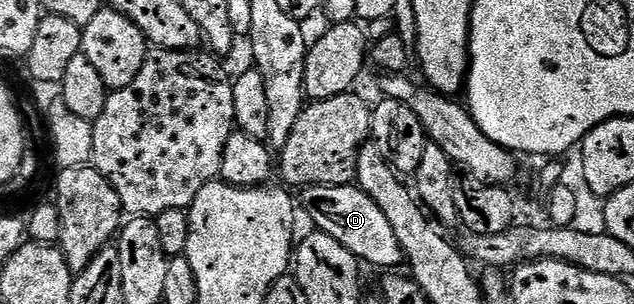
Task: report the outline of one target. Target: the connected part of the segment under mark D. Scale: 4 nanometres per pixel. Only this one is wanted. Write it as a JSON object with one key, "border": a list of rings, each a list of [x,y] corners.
{"border":[[[358,186],[308,187],[301,192],[301,195],[301,210],[303,207],[310,214],[311,221],[315,223],[313,226],[328,237],[336,237],[336,241],[340,241],[340,245],[344,245],[344,249],[348,249],[363,264],[371,263],[374,267],[394,267],[390,269],[403,266],[402,246],[396,241],[396,233],[392,233],[392,225],[388,222],[388,217],[384,217],[380,205],[376,205],[376,201],[372,201],[372,197],[368,197],[368,193],[364,193]]]}

